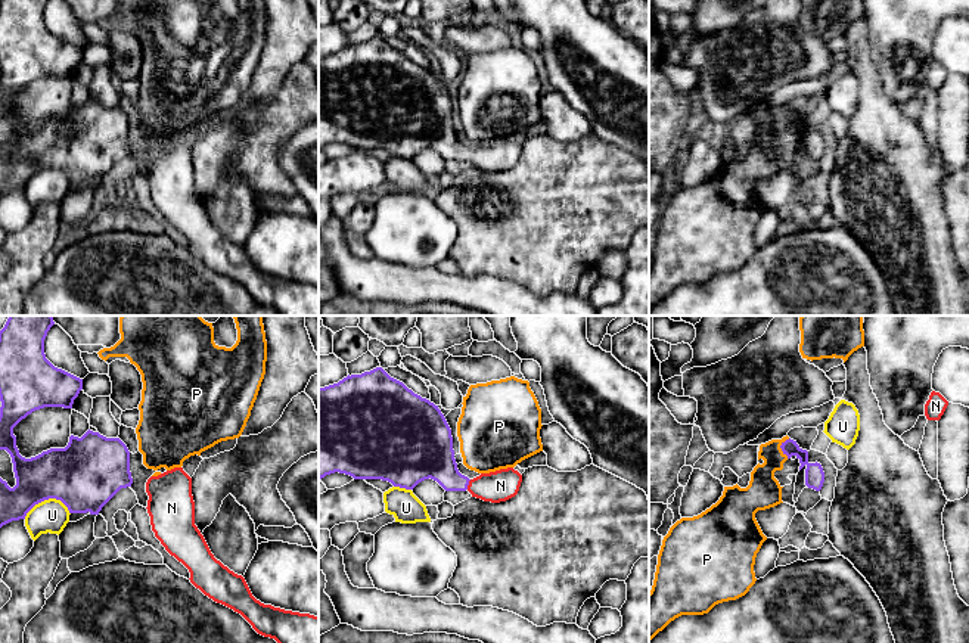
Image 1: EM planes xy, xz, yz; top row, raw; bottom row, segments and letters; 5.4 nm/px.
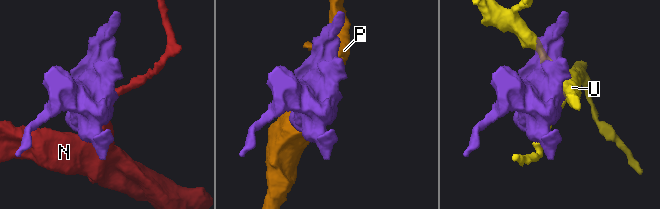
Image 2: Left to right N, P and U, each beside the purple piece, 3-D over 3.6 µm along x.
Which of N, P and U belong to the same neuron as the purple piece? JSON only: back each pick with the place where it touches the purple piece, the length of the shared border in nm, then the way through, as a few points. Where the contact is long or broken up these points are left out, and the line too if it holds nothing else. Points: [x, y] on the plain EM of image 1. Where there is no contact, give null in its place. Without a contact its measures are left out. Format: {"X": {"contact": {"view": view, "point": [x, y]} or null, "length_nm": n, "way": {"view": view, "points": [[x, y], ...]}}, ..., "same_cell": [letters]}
{"N": {"contact": {"view": "xz", "point": [468, 154]}, "length_nm": 60, "way": {"view": "xz", "points": [[432, 126], [459, 152], [468, 154], [500, 155]]}}, "same_cell": ["N"]}

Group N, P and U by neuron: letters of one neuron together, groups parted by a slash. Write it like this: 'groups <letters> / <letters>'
groups N / P / U

